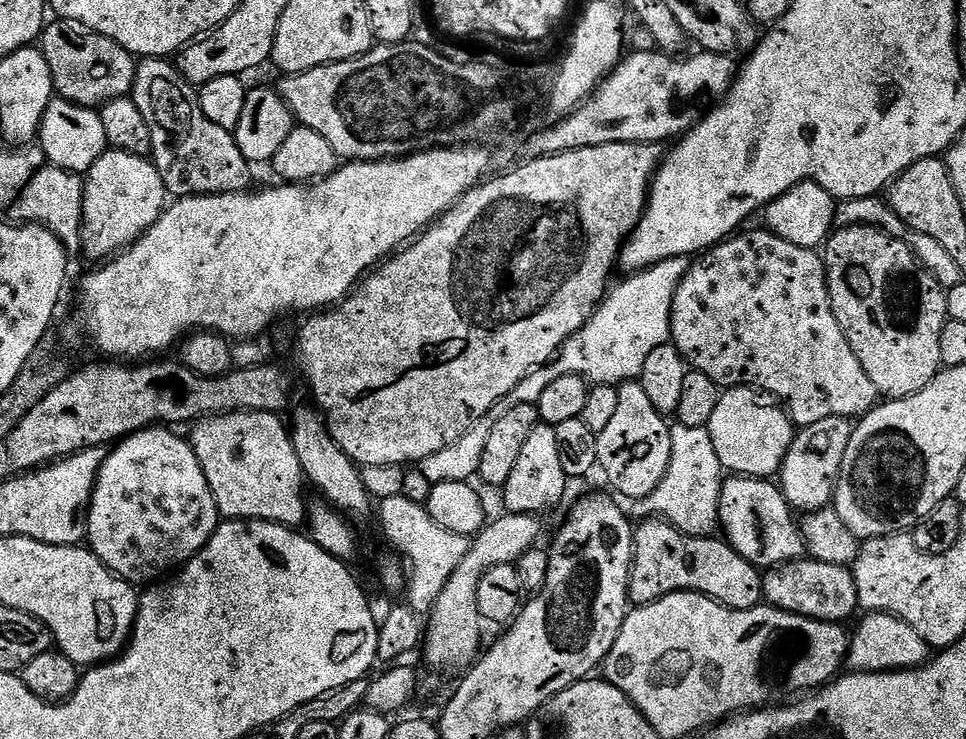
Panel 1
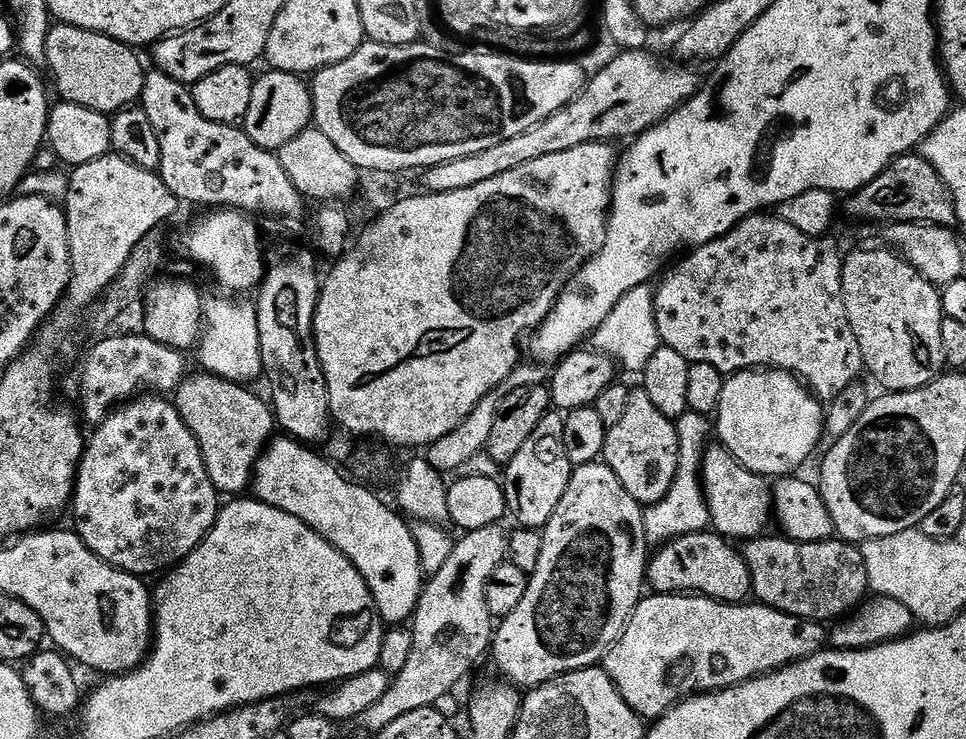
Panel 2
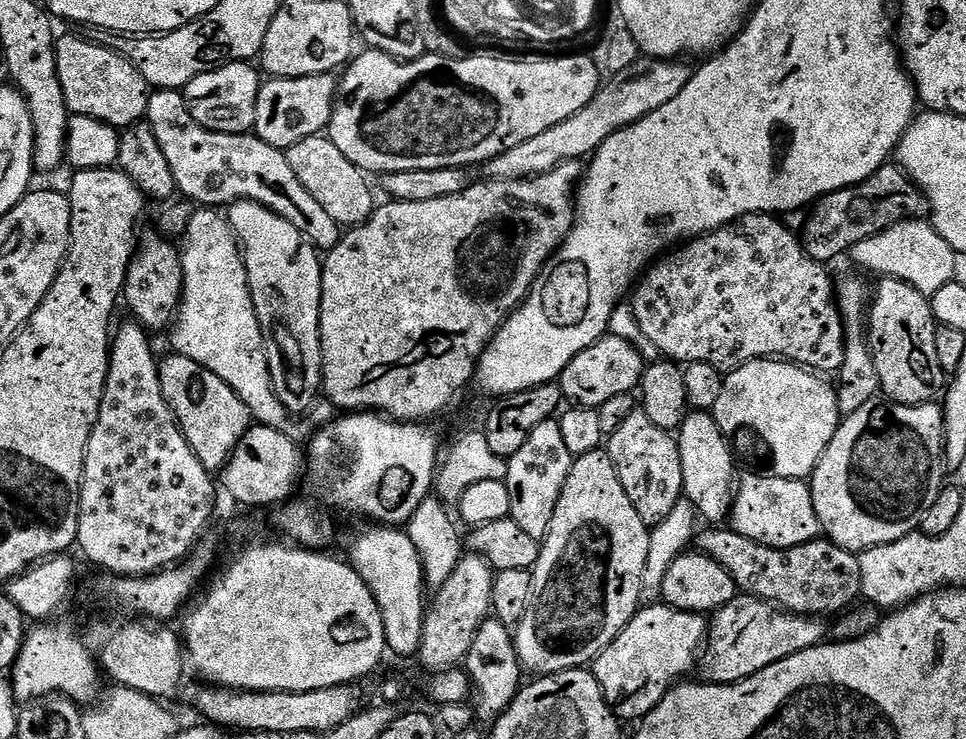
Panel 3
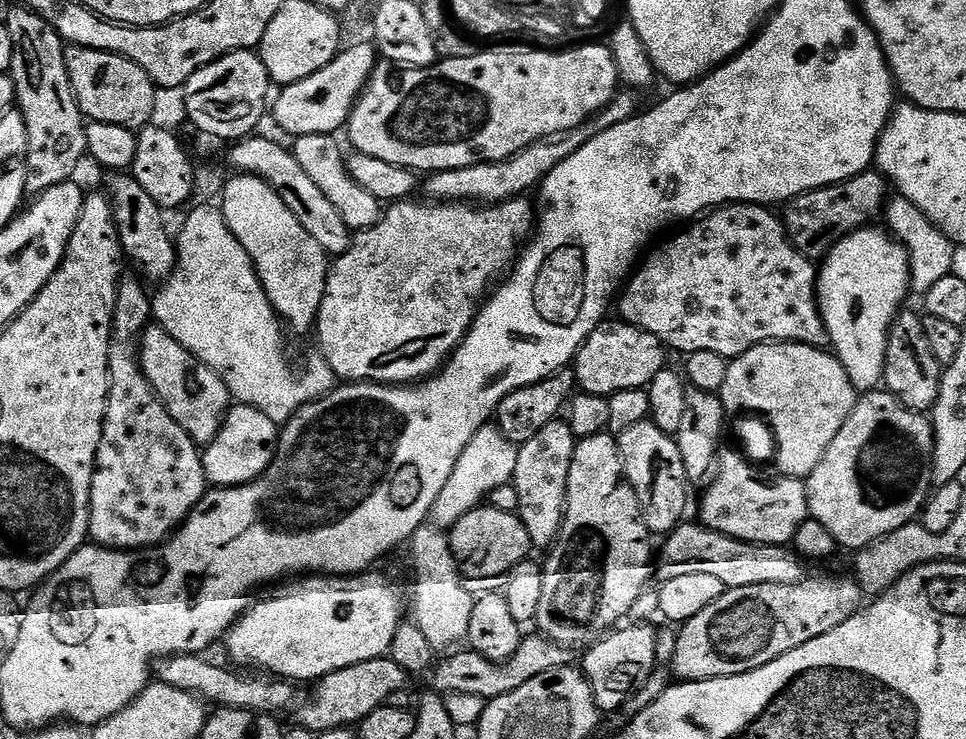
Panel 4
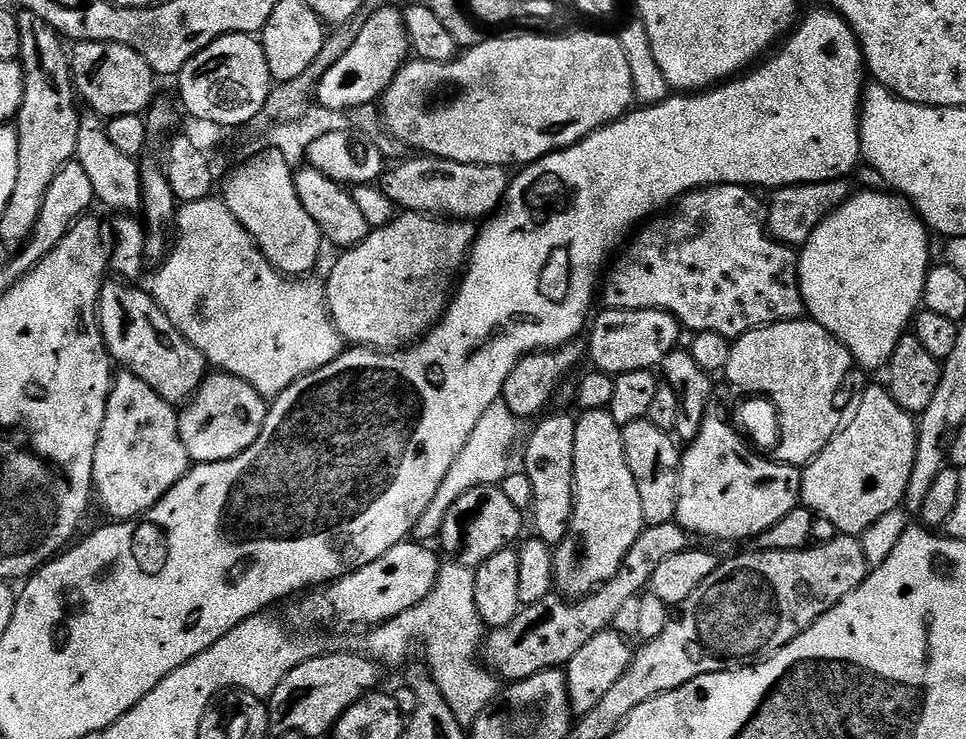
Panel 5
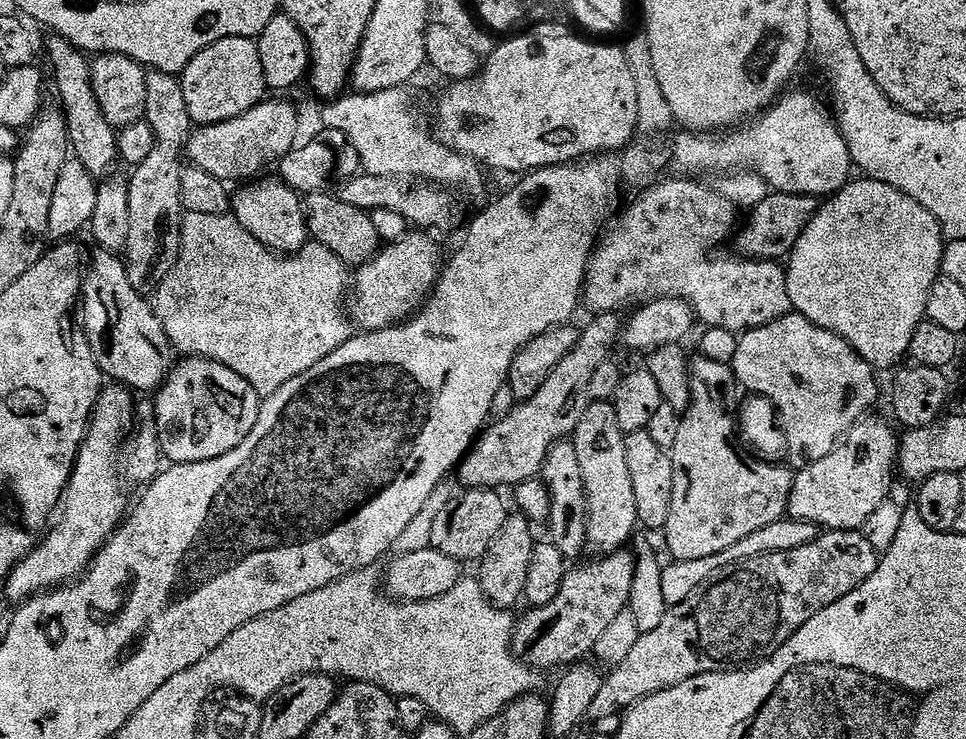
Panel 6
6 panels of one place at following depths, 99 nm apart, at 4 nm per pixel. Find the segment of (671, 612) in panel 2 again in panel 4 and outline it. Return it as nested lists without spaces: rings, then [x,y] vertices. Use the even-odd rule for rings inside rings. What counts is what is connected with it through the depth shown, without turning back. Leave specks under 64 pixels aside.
[[[632,622],[629,628],[624,627],[617,627],[601,635],[597,639],[601,640],[585,654],[584,664],[582,663],[582,671],[592,687],[596,707],[604,714],[615,708],[623,709],[641,681],[653,675],[658,664],[655,658],[657,629],[648,622]]]

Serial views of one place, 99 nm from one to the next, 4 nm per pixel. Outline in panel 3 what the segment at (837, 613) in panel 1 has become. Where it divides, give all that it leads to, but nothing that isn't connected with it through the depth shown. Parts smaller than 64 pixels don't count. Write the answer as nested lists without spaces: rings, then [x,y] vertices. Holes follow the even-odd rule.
[[[714,526],[699,531],[696,536],[697,549],[703,555],[711,557],[712,548],[708,548],[708,544],[704,544],[704,534],[706,536],[724,536],[724,540],[720,540],[720,544],[724,544],[724,548],[720,548],[720,552],[728,552],[728,556],[732,556],[732,560],[721,560],[719,564],[732,574],[732,580],[735,581],[739,589],[747,590],[749,595],[756,595],[760,599],[773,602],[789,613],[811,616],[810,614],[816,614],[822,610],[832,612],[838,608],[845,607],[844,609],[847,609],[850,606],[848,604],[856,596],[858,598],[861,595],[859,555],[837,546],[827,538],[818,538],[802,546],[779,549],[756,543],[753,539],[746,538],[745,535],[740,535],[731,528]]]

